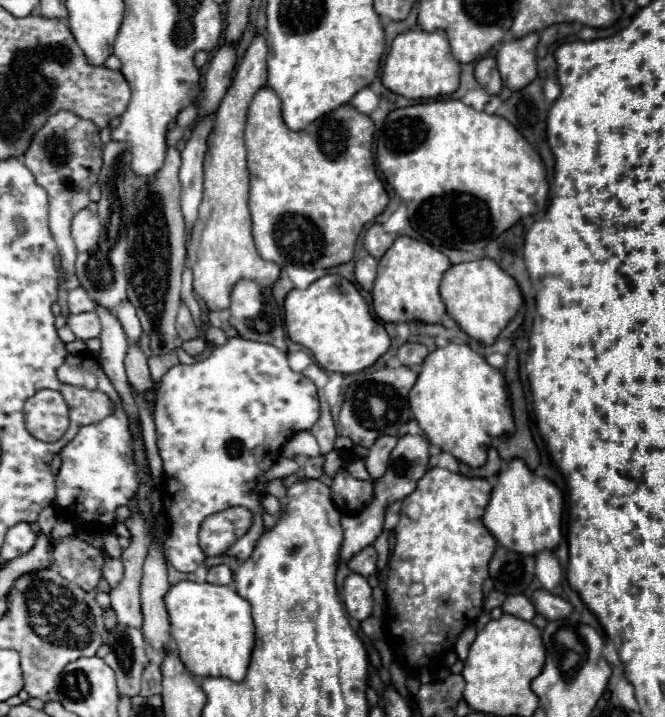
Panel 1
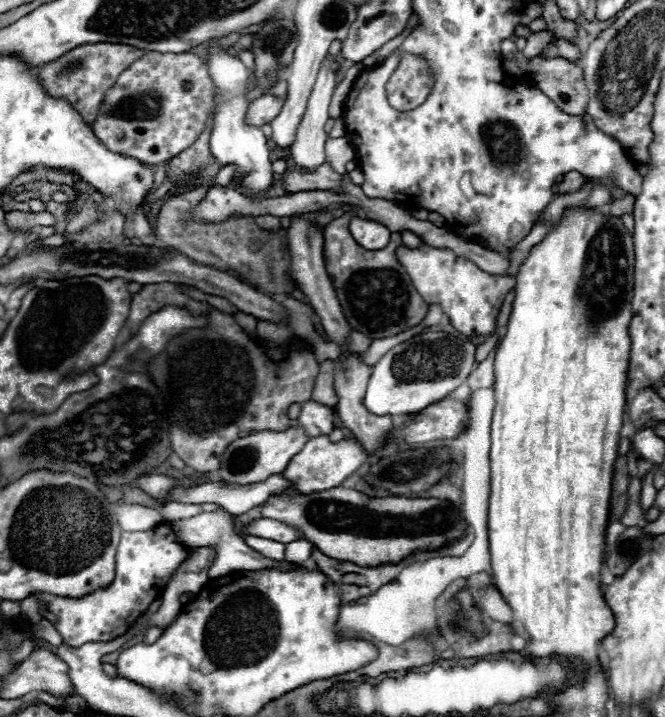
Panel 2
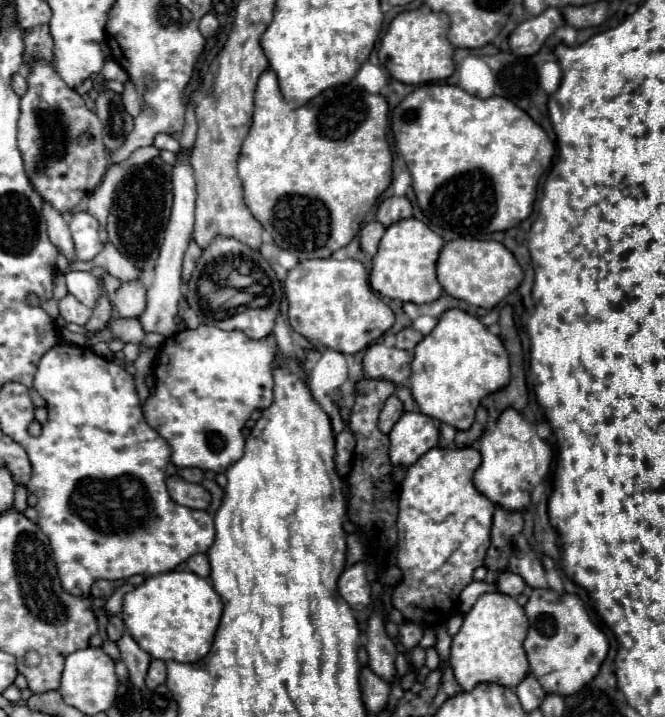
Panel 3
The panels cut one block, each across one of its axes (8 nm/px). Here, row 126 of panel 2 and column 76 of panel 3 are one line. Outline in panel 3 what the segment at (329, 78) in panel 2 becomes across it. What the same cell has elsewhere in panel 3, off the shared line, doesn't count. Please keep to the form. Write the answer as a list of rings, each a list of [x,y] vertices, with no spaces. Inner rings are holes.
[[[66,294],[62,300],[60,300],[60,316],[66,320],[66,322],[74,322],[78,326],[84,326],[88,320],[90,320],[90,314],[92,310],[86,308],[80,300],[76,300],[72,294]]]

